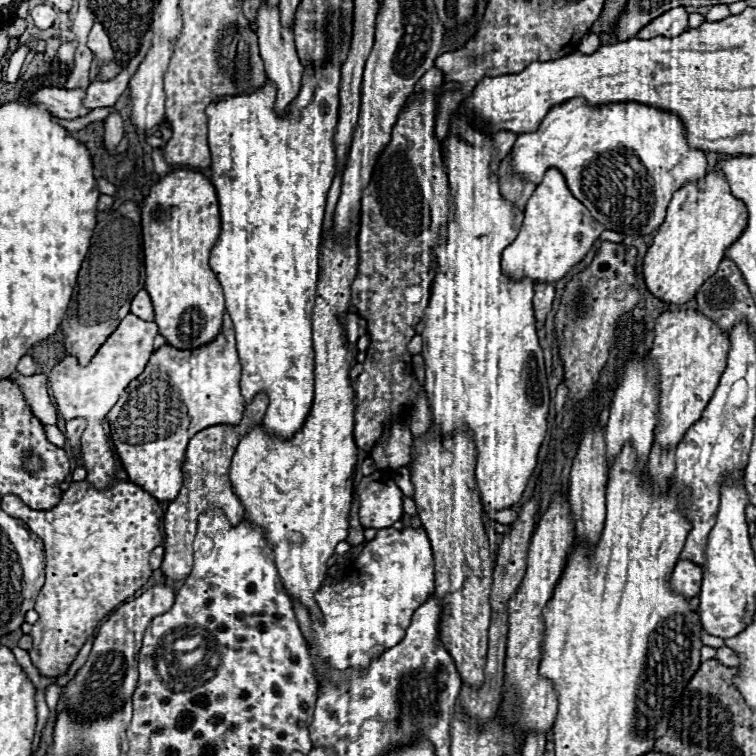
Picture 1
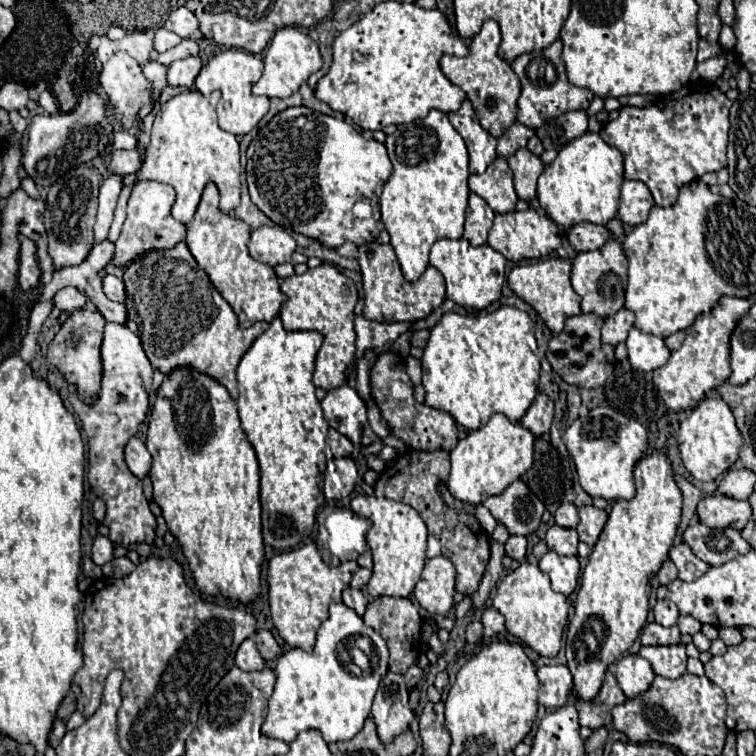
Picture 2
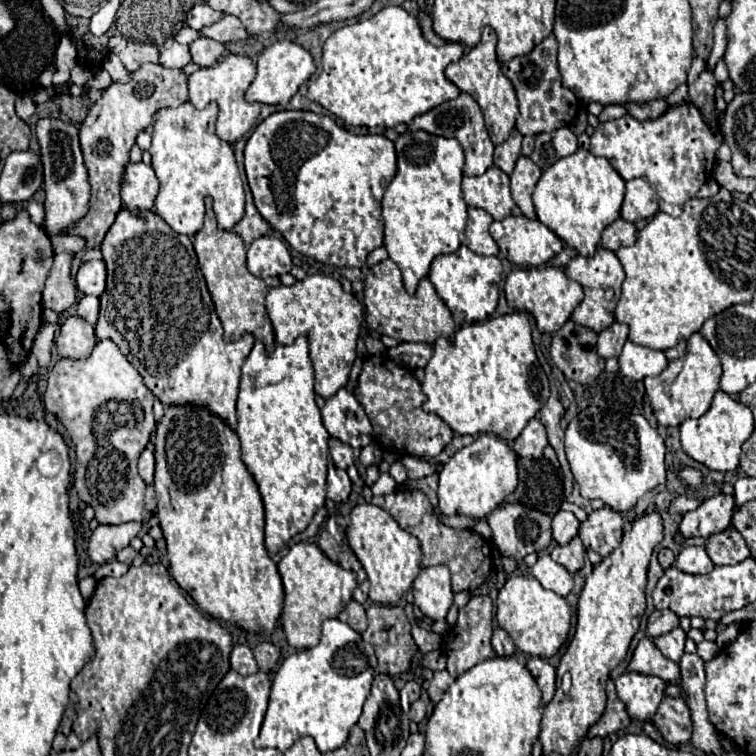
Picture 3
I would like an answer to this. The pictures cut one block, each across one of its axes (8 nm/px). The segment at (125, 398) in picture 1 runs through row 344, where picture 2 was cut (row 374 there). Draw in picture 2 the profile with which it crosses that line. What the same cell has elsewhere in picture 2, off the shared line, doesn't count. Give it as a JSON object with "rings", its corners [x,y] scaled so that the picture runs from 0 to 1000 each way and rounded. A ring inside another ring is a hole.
{"rings":[[[246,320],[217,333],[193,333],[185,344],[175,344],[164,354],[167,384],[167,431],[185,444],[190,466],[201,487],[217,497],[228,487],[259,487],[291,505],[304,524],[315,526],[312,484],[333,452],[354,434],[354,426],[341,426],[341,437],[320,437],[304,402],[280,378],[251,336]]]}

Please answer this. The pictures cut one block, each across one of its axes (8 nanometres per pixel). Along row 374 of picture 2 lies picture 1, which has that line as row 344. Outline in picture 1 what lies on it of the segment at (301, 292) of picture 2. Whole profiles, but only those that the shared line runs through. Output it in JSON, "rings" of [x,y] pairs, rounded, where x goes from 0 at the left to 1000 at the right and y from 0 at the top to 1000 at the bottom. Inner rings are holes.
{"rings":[[[439,307],[423,325],[423,370],[421,370],[421,392],[415,402],[413,434],[415,434],[415,466],[418,466],[418,519],[413,542],[402,558],[402,563],[384,582],[370,582],[354,577],[347,563],[333,566],[328,571],[307,606],[304,616],[304,640],[307,651],[323,667],[323,688],[336,693],[349,704],[354,722],[362,730],[368,759],[376,770],[381,788],[389,796],[405,802],[413,817],[423,820],[423,807],[418,802],[415,786],[429,775],[434,757],[434,738],[442,733],[447,717],[455,717],[460,709],[460,680],[468,651],[468,622],[471,622],[471,601],[474,593],[468,587],[468,516],[463,511],[463,481],[466,466],[455,442],[455,431],[450,418],[463,413],[463,376],[474,357],[474,328],[471,317],[460,315],[447,320]]]}

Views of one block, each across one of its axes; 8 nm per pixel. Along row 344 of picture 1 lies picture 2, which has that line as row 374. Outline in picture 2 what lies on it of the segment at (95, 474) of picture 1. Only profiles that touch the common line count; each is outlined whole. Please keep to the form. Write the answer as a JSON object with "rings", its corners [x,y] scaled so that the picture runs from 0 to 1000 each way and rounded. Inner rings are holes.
{"rings":[[[143,426],[135,450],[135,508],[127,529],[111,534],[103,524],[103,513],[90,508],[90,529],[108,558],[108,569],[116,579],[116,638],[122,651],[140,664],[138,696],[143,696],[143,712],[159,722],[177,722],[185,717],[201,720],[206,712],[206,685],[196,672],[196,661],[188,653],[188,635],[180,632],[164,611],[164,590],[183,571],[196,548],[196,516],[201,508],[201,484],[190,468],[188,452],[164,429]]]}

